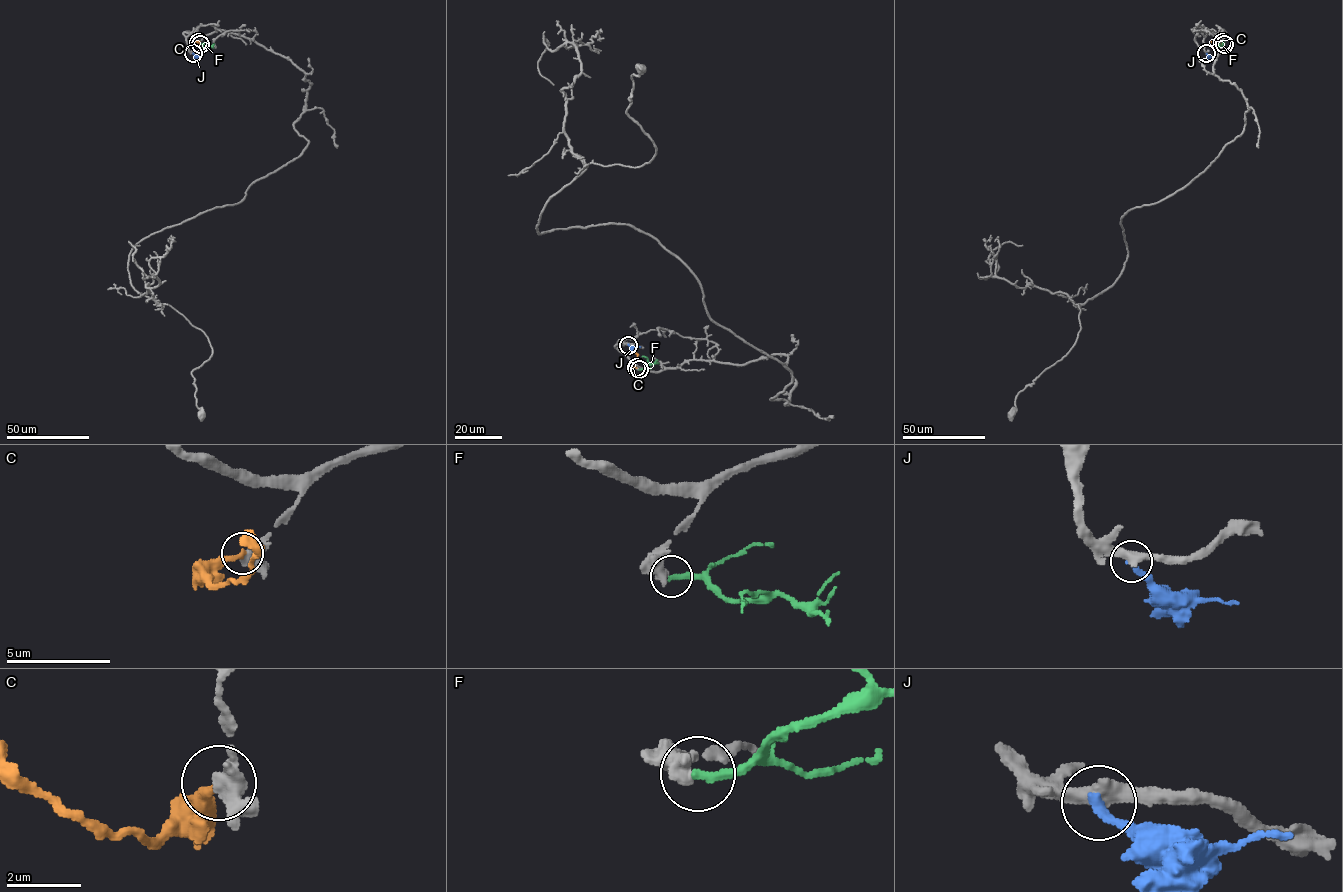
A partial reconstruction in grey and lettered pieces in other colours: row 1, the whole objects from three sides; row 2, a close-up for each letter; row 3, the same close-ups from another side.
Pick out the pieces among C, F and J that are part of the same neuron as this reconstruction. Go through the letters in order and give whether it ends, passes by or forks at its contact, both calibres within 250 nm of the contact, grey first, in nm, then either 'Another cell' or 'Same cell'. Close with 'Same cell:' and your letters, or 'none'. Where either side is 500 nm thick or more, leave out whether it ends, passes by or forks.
C: It ends there. Thickness 400 nm (grey) against 200 nm. Same cell
F: Thickness 550 nm (grey) against 280 nm. Another cell
J: It ends there. Thickness 440 nm (grey) against 260 nm. Another cell
Same cell: C

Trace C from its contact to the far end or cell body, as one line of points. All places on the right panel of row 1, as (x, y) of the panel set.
C: (1223, 42), (1218, 45), (1211, 41)

